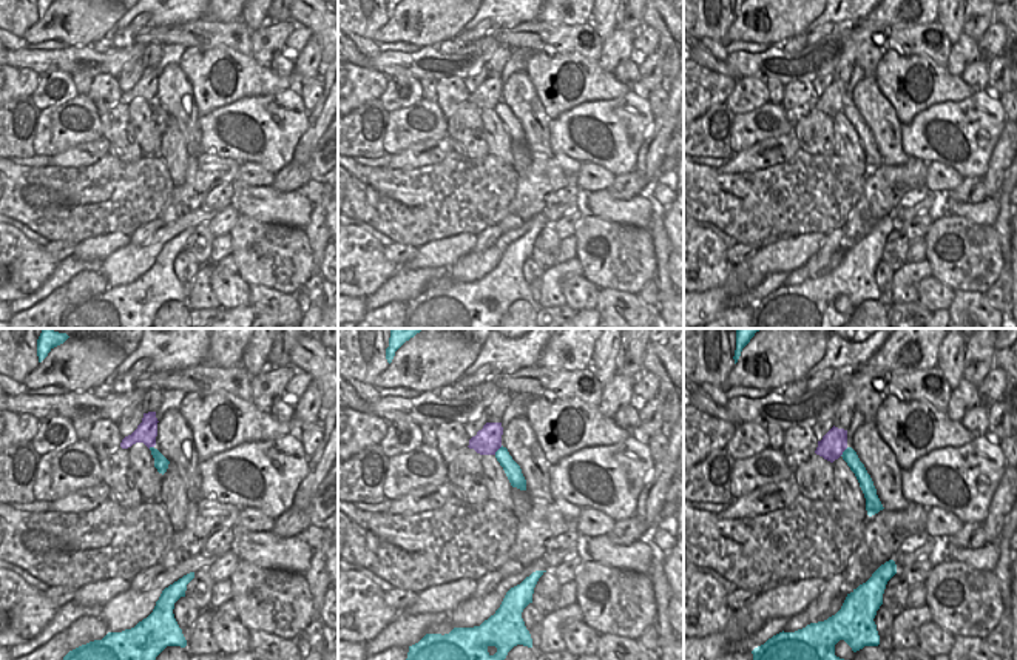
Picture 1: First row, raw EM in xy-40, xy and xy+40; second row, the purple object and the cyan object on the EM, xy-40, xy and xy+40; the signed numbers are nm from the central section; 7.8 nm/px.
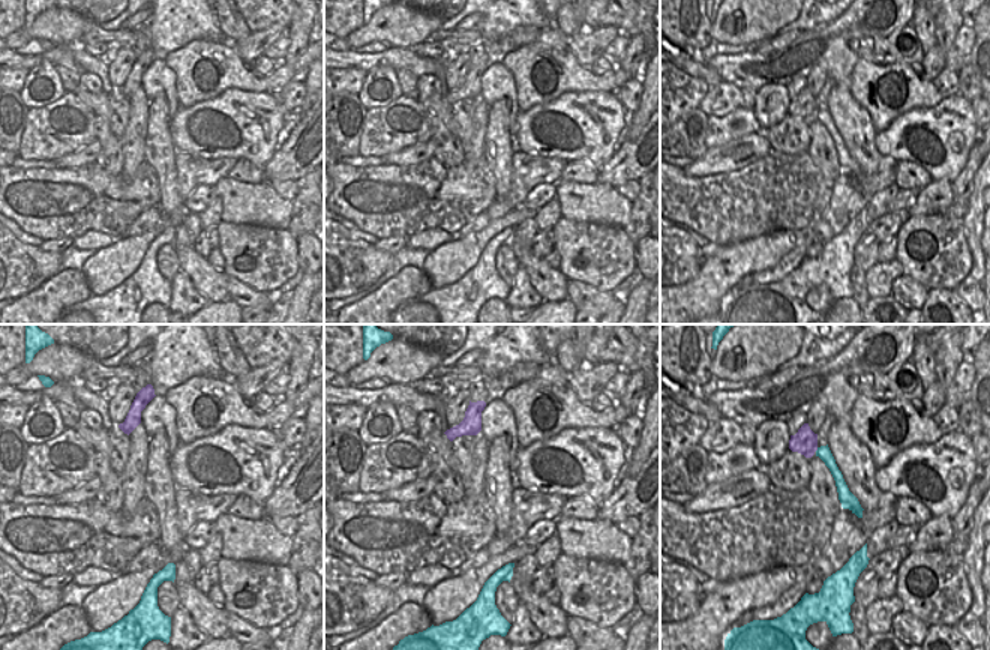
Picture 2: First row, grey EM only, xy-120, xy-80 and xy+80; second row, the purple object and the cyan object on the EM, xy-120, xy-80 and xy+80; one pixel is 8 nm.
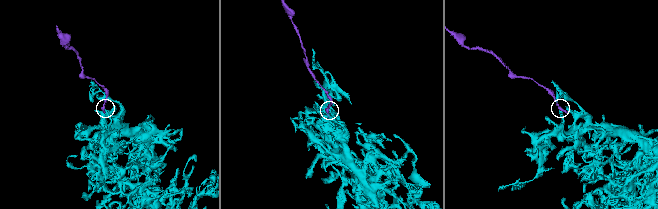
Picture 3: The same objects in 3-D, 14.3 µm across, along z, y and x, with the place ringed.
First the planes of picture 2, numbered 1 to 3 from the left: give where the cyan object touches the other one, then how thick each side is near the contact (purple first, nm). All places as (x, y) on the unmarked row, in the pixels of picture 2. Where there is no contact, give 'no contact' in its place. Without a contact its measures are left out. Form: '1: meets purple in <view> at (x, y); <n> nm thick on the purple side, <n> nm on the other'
1: no contact
2: no contact
3: meets purple in xy+80 at (816, 113); 200 nm thick on the purple side, 110 nm on the other

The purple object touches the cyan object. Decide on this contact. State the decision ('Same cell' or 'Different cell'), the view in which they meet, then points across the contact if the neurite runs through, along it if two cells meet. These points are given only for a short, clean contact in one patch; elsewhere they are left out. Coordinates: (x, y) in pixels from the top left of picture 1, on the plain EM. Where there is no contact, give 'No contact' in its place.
Different cell. Touches purple in xy. Boundary: xy (502, 101), (494, 108).

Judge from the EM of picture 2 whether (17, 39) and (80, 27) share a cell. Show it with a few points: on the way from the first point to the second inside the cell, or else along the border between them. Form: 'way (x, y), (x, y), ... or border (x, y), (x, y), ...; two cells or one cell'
way (32, 32), (42, 27), (65, 27); one cell

